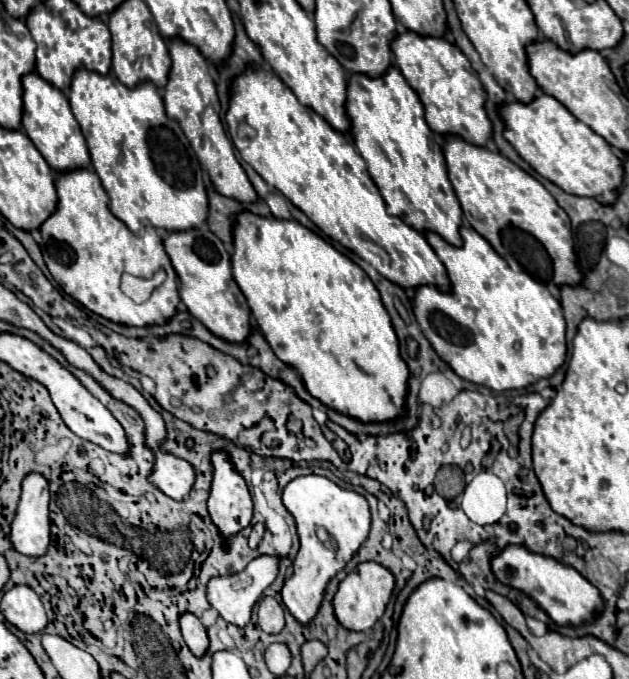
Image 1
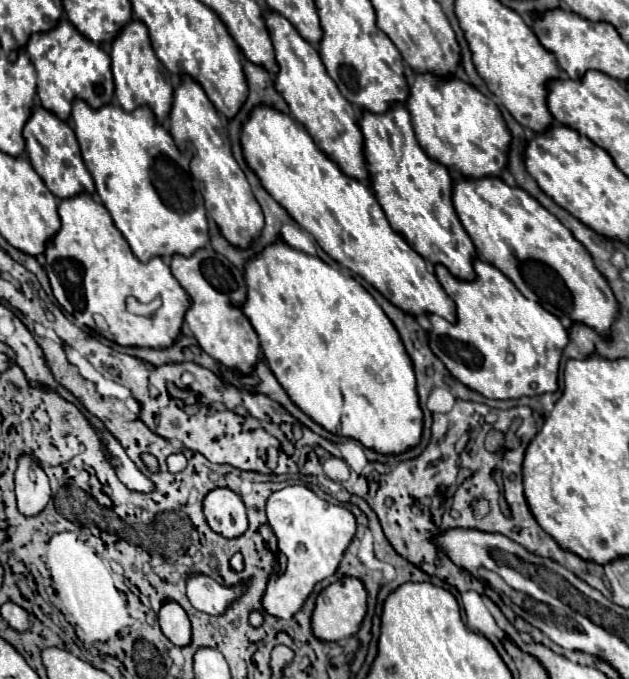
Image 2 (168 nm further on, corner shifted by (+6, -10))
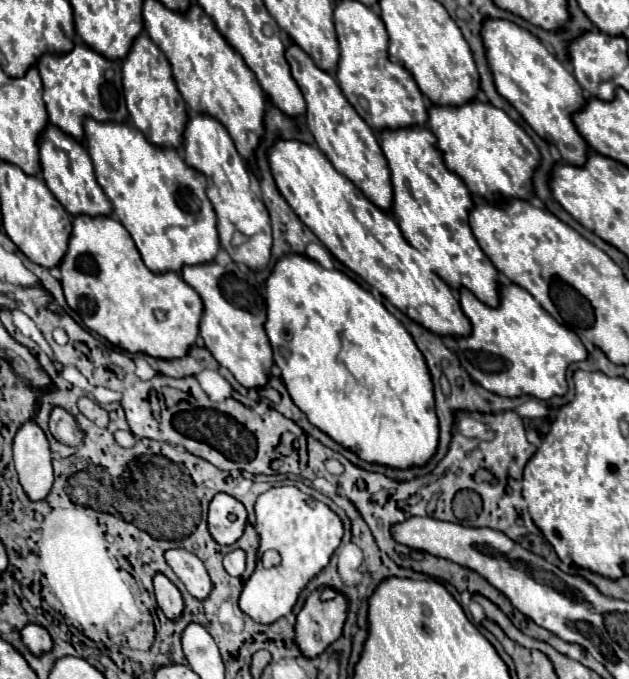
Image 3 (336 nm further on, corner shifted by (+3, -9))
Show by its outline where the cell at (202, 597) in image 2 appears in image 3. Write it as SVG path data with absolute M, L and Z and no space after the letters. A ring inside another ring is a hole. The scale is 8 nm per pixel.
M180 548L166 550L164 558L194 598L204 600L210 594L212 582L210 582L210 576L208 576L204 564L200 562L200 558L196 558L192 552L180 550Z

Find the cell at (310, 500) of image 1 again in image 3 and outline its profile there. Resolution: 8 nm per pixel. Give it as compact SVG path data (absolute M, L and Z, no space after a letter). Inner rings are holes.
M296 486L270 488L268 492L260 494L254 504L254 512L256 532L260 538L258 552L264 552L268 548L278 550L280 564L272 568L262 568L258 562L252 576L244 582L238 604L242 612L248 614L252 620L260 624L272 624L292 610L302 588L322 568L328 566L330 556L342 540L344 528L340 518L326 504L310 498Z

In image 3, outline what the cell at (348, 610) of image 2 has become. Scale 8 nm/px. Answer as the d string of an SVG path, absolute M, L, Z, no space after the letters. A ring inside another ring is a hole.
M316 590L306 598L294 626L296 644L306 658L316 658L326 650L326 646L340 638L346 610L348 602L342 594L338 594L334 600L322 602L320 590Z

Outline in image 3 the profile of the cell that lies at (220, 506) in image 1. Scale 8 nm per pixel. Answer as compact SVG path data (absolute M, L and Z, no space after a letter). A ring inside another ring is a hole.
M216 494L212 498L208 510L208 532L218 544L222 546L234 544L242 536L244 524L246 508L242 506L242 502L228 494Z

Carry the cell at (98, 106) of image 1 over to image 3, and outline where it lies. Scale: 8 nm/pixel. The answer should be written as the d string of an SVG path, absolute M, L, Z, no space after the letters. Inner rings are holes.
M84 122L86 150L94 162L96 178L114 206L114 216L130 232L144 264L156 272L180 274L184 266L212 262L220 240L216 214L204 194L204 176L192 170L176 150L150 144L144 134L128 124Z

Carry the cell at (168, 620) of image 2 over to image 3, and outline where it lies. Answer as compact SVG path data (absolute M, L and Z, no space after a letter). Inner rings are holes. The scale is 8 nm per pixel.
M160 572L154 576L152 582L154 582L154 592L156 592L158 606L162 608L162 612L170 620L176 620L182 614L182 610L184 610L184 602L182 602L180 590Z

